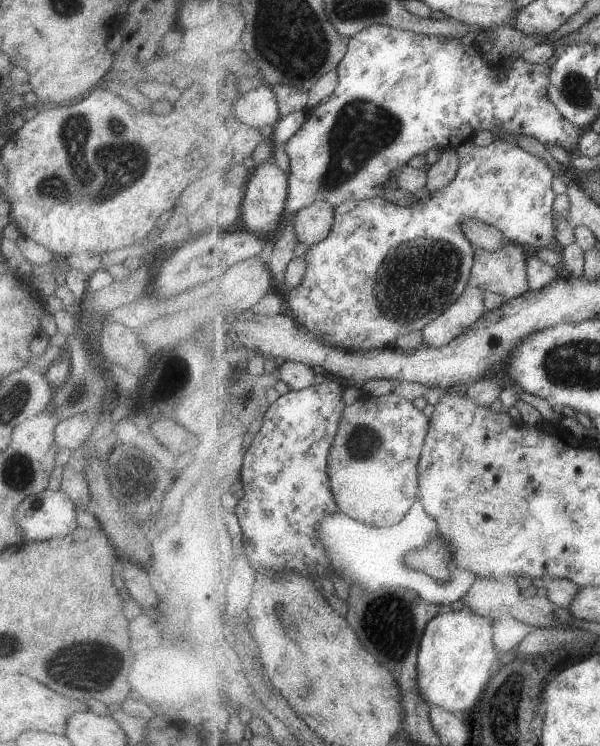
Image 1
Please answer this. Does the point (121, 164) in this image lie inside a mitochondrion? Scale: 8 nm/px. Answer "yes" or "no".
yes

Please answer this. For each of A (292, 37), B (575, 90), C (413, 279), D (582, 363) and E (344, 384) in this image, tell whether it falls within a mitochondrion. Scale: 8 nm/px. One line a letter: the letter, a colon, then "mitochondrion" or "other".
A: mitochondrion
B: mitochondrion
C: mitochondrion
D: mitochondrion
E: other

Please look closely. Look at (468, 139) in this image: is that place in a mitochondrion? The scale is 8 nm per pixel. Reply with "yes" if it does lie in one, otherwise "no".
no

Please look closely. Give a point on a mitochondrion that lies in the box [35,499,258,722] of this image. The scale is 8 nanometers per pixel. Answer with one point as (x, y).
(68, 667)

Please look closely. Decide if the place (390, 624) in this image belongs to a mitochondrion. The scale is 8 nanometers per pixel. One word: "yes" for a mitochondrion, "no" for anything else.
yes

